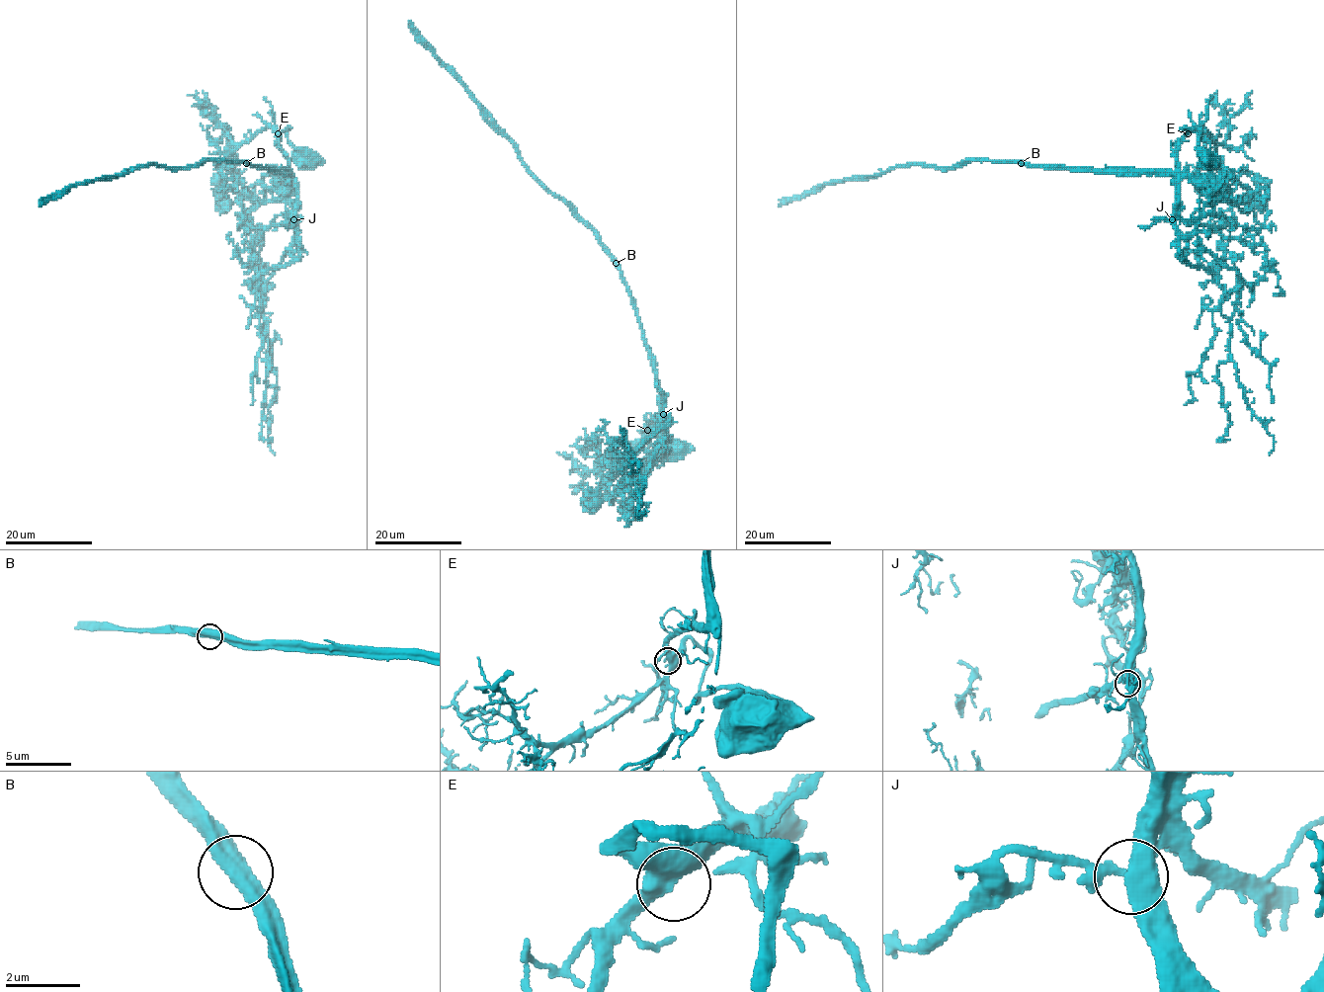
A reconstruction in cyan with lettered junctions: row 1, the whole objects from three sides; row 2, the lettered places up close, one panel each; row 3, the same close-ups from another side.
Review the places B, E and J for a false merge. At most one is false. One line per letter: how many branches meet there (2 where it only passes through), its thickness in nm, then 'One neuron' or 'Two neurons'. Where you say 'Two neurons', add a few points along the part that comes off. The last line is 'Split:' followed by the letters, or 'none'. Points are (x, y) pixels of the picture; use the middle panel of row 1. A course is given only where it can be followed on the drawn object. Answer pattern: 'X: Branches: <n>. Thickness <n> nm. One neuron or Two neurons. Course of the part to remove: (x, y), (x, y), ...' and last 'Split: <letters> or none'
B: Branches: 2. Thickness 550 nm. Two neurons. Course of the part to remove: (616, 263), (652, 359), (664, 428), (653, 454), (604, 500), (590, 507), (595, 498), (580, 487)
E: Branches: 2. Thickness 550 nm. One neuron
J: Branches: 3. Thickness 420 nm. One neuron
Split: B

